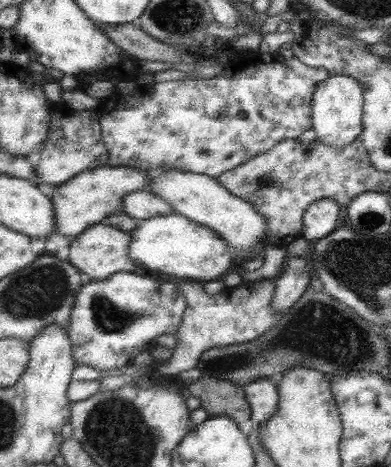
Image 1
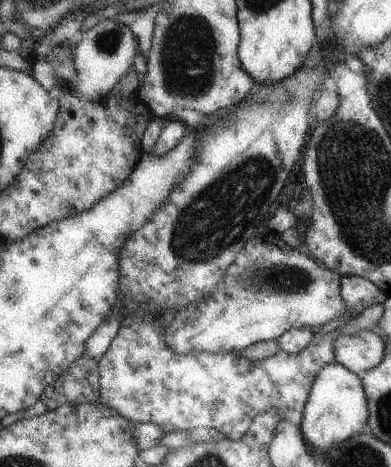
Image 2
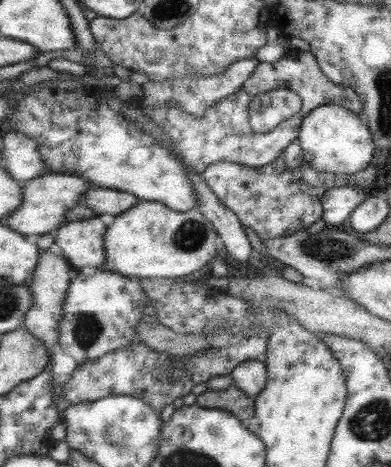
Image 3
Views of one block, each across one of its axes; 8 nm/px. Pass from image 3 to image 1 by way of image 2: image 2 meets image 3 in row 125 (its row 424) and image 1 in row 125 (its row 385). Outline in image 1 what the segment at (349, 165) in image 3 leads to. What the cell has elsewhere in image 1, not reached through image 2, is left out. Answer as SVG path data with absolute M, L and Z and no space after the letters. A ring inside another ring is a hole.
M329 76L321 80L311 98L311 130L325 146L347 146L359 138L363 118L363 86L353 76Z

